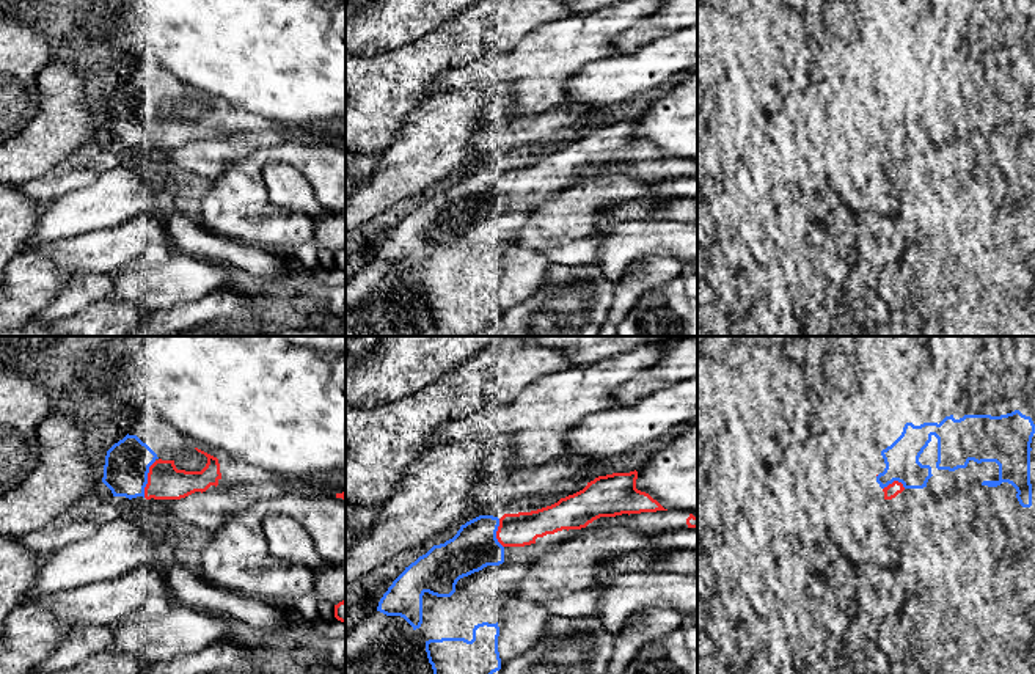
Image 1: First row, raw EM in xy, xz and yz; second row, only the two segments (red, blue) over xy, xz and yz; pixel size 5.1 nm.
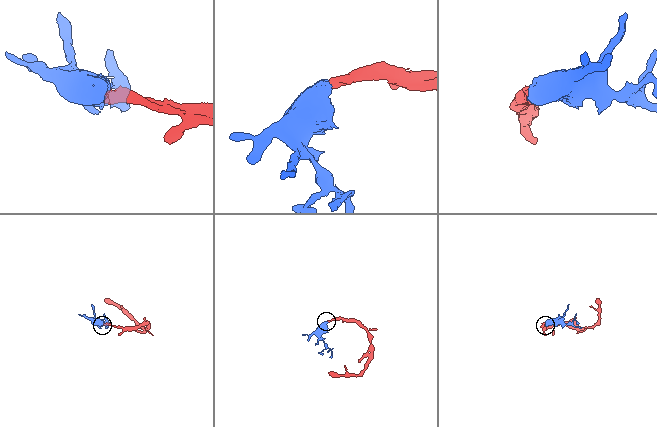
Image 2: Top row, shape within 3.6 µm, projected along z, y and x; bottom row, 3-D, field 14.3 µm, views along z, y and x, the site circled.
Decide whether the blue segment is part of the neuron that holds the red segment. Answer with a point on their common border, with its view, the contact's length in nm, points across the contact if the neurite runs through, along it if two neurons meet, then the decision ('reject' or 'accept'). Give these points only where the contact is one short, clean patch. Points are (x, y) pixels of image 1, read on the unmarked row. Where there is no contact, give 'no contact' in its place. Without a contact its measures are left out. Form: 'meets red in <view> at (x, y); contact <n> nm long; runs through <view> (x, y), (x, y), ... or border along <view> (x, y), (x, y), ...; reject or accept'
meets red in xy at (148, 128); contact 200 nm long; accept

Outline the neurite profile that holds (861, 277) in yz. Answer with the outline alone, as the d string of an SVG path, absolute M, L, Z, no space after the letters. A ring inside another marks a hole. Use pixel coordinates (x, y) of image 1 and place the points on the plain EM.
M856 259L842 281L842 289L847 300L853 302L865 291L873 289L876 278L878 272L869 262Z

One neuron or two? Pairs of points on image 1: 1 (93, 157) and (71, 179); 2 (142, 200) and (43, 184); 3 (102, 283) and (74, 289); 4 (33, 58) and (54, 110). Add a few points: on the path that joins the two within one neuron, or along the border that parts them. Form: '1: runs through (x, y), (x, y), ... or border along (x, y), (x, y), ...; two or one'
1: runs through (88, 162), (76, 175); one
2: border along (107, 170), (91, 183), (44, 203); two
3: runs through (96, 286), (80, 289); one
4: border along (49, 62), (36, 76), (38, 110); two

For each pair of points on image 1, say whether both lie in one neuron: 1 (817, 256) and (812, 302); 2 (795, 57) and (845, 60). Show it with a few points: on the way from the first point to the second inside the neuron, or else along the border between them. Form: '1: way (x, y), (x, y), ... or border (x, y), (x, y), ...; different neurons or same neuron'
1: border (830, 278), (837, 283); different neurons
2: border (815, 62), (809, 84), (793, 93); different neurons

